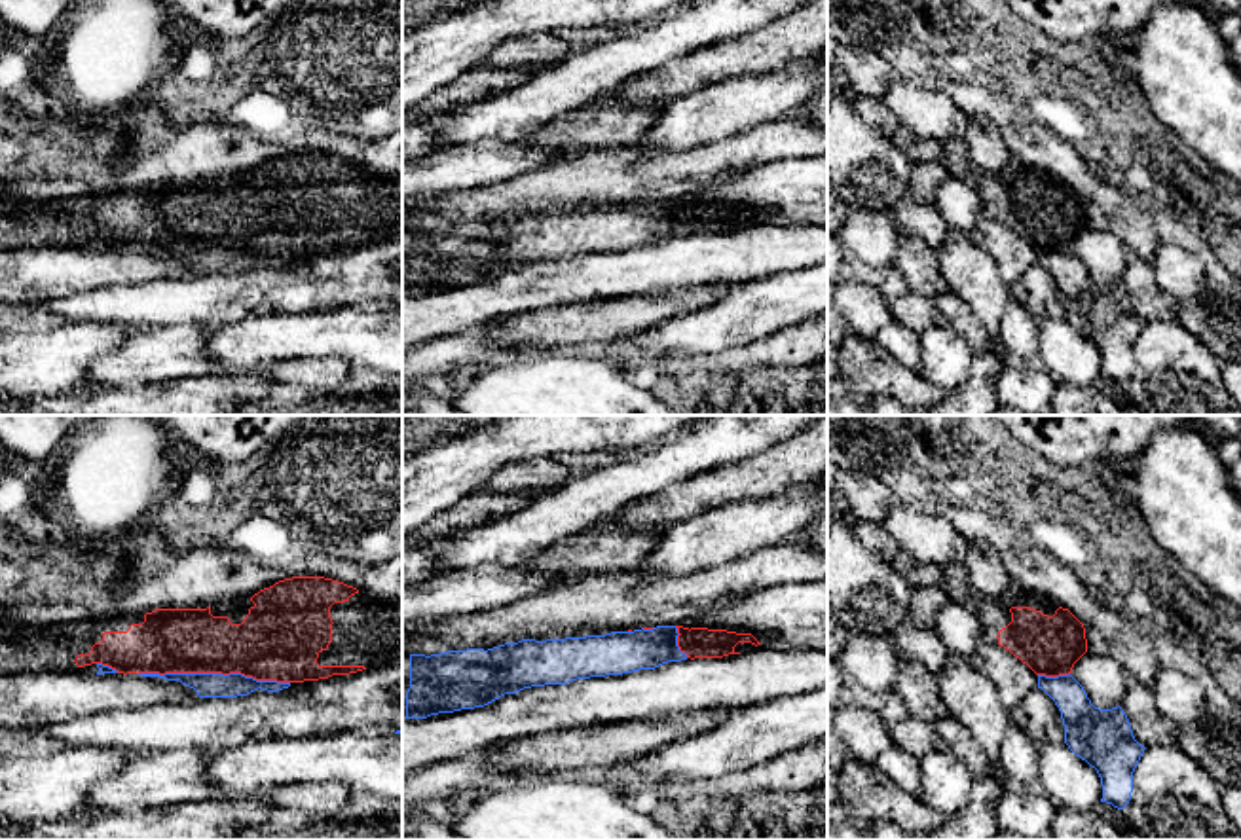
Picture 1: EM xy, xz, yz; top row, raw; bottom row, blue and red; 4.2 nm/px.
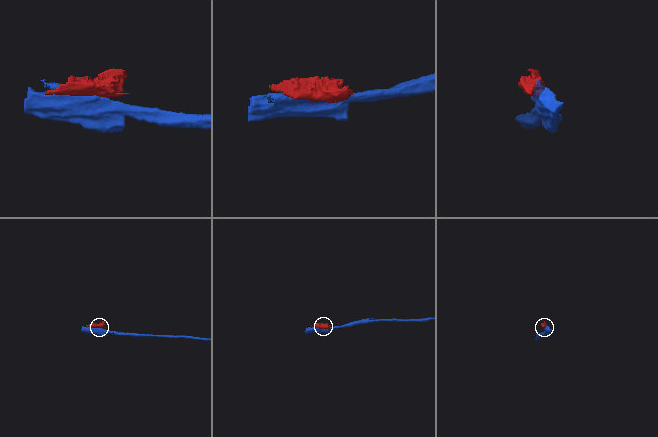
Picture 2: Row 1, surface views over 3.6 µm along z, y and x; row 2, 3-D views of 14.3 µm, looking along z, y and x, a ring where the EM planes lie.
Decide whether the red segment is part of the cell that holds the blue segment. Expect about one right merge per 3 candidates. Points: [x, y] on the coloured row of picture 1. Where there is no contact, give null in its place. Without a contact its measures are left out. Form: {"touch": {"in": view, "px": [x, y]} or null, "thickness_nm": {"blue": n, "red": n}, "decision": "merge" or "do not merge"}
{"touch": {"in": "xy", "px": [213, 674]}, "thickness_nm": {"blue": 110, "red": 280}, "decision": "do not merge"}

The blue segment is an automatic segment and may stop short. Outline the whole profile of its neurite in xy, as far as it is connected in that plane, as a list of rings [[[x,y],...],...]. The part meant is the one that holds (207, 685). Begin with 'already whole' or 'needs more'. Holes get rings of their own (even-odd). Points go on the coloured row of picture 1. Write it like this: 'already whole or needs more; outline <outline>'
already whole; outline [[[139,673],[142,677],[161,677],[167,681],[180,681],[182,685],[194,688],[199,698],[237,698],[247,696],[258,688],[268,692],[279,692],[288,688],[290,683],[277,681],[256,681],[241,673]]]

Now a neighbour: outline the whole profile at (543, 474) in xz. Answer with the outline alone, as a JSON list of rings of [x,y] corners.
[[[528,459],[495,470],[484,484],[486,491],[535,489],[548,495],[573,484],[581,474],[554,459]]]

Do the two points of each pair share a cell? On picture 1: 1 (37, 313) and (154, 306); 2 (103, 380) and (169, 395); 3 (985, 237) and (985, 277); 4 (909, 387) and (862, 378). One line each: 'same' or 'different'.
1: different
2: different
3: different
4: same

